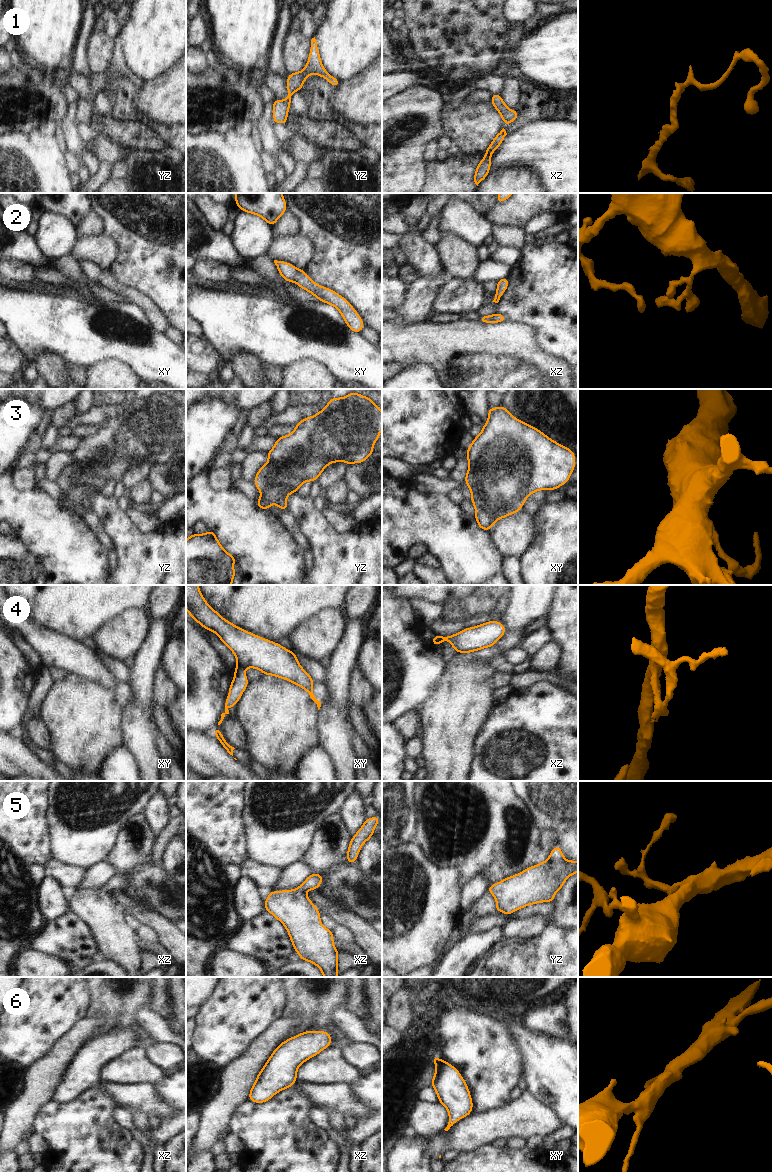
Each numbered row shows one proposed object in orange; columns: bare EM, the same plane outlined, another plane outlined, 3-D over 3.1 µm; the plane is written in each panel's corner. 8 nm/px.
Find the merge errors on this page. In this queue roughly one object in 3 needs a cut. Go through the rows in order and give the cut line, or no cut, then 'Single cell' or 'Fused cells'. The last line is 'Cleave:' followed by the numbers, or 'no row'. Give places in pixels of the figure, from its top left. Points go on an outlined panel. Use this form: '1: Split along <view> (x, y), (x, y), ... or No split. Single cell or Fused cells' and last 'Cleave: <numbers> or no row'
1: No split. Single cell
2: No split. Single cell
3: Split along xy (471, 498), (492, 523). Fused cells
4: Split along xy (237, 664), (244, 669). Fused cells
5: No split. Single cell
6: No split. Single cell
Cleave: 3, 4.

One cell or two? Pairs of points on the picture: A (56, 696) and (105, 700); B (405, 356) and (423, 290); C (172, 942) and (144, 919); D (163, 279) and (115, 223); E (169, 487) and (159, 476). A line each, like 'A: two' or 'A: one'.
A: one
B: two
C: one
D: one
E: one

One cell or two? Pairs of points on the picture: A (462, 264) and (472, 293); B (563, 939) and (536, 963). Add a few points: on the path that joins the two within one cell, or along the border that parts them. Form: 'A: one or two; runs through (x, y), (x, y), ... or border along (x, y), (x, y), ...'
A: two; border along (450, 276), (453, 278), (473, 279)
B: one; runs through (552, 942), (540, 942), (539, 952)

